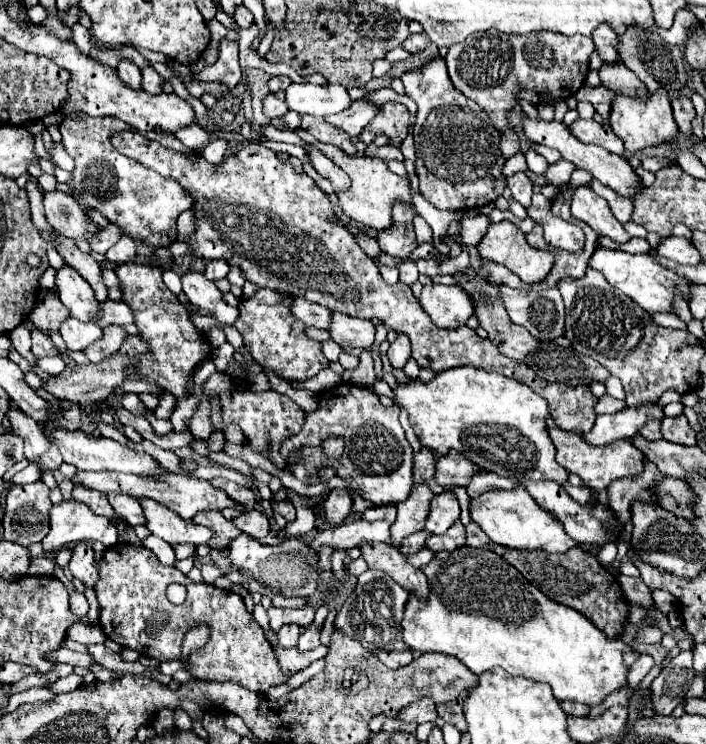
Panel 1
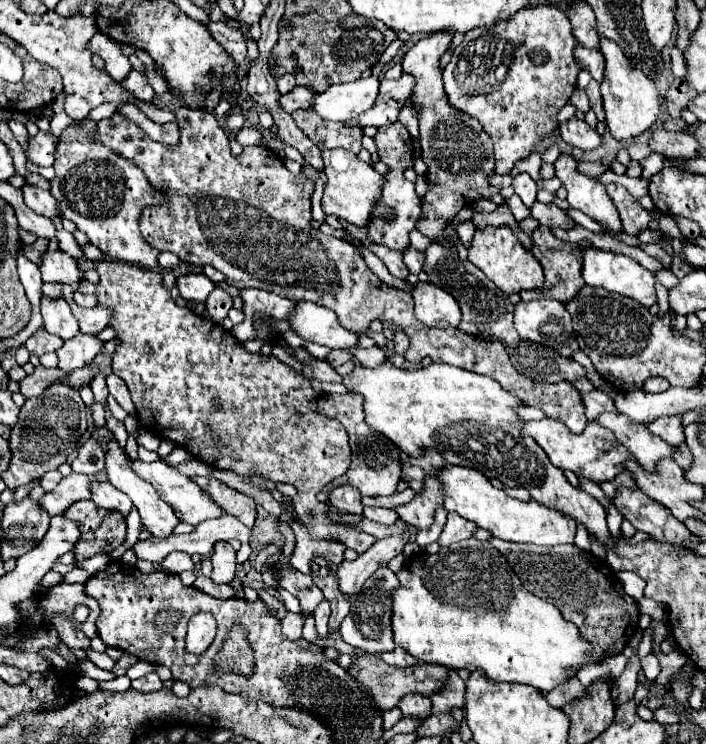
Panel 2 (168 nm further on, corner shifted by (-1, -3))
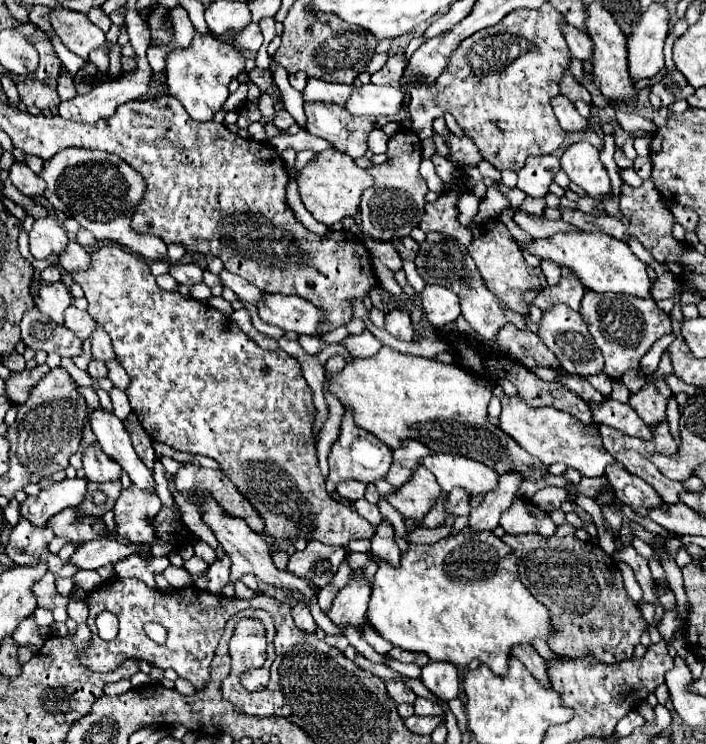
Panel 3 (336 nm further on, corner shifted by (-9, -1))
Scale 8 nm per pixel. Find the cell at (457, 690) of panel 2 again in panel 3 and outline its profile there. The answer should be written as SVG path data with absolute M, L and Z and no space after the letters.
M430 661L426 667L422 667L422 683L444 701L456 699L460 689L458 669L452 663L434 663Z

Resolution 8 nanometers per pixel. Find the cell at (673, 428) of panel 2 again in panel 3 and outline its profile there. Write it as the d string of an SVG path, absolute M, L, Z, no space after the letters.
M656 381L646 383L638 393L632 393L630 405L648 427L654 427L654 423L662 423L662 419L666 419L666 405L670 397L670 387L664 381Z

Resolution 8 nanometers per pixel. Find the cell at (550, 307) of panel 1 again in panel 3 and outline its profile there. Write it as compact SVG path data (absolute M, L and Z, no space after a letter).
M558 303L549 310L542 311L542 319L540 319L540 325L538 325L538 337L544 341L544 345L554 355L558 355L562 367L568 373L588 377L588 375L596 375L596 373L602 371L604 359L602 359L602 353L596 347L592 335L588 333L586 323L582 321L578 311L570 311L570 307L564 305L564 303Z

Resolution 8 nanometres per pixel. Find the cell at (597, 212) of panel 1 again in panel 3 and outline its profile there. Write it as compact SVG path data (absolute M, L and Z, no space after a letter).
M578 141L564 151L562 171L572 183L580 185L588 197L596 201L612 197L610 177L606 167L600 163L600 153L588 141Z

